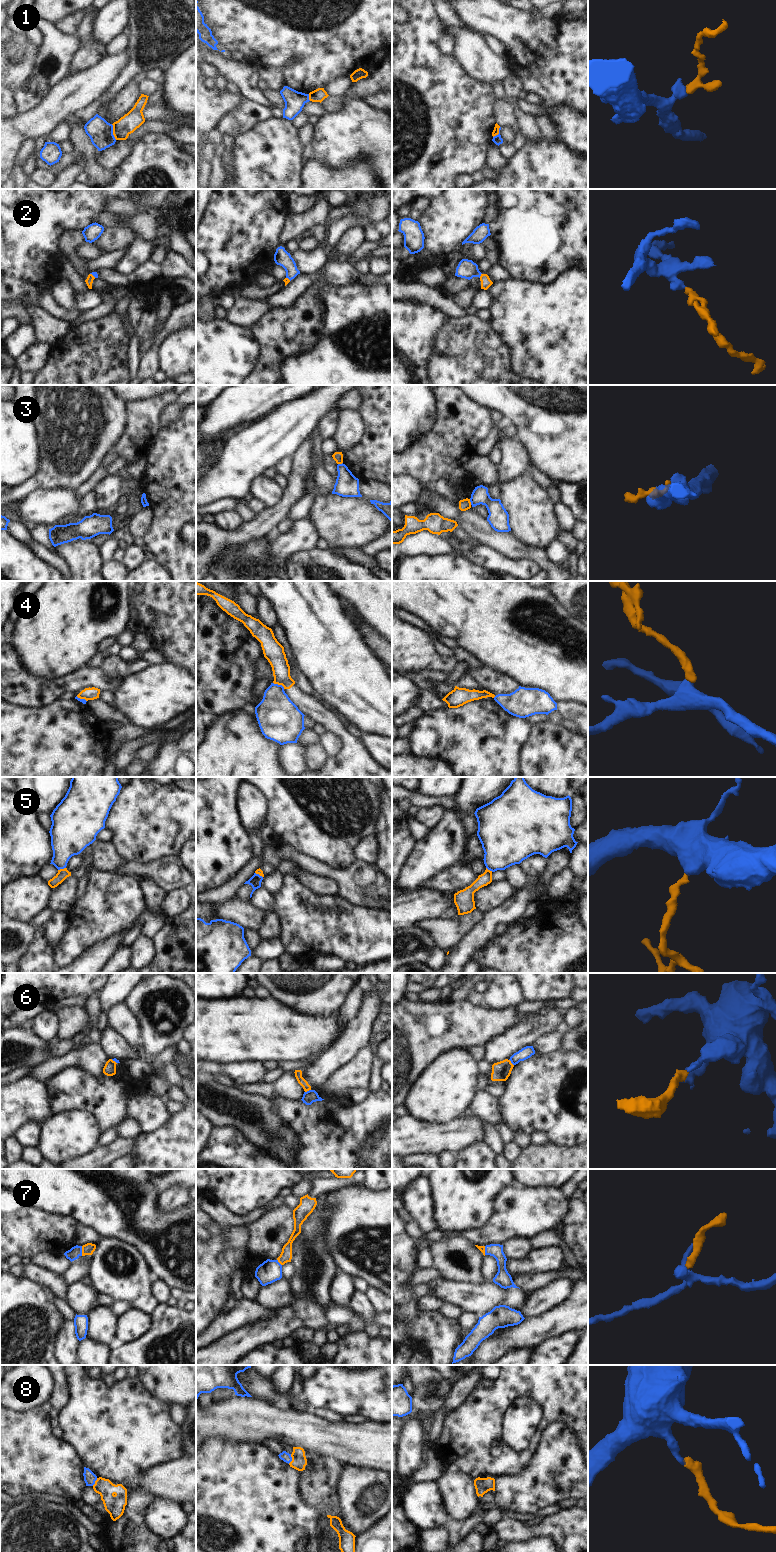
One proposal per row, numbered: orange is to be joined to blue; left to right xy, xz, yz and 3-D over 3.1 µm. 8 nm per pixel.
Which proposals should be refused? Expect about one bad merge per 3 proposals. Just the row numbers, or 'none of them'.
1, 3, 4, 6.

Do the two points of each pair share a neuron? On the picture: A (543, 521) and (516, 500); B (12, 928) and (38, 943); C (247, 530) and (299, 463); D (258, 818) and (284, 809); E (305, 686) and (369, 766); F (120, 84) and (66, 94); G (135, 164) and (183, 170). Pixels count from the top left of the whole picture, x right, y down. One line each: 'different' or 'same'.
A: same
B: different
C: same
D: different
E: different
F: different
G: same

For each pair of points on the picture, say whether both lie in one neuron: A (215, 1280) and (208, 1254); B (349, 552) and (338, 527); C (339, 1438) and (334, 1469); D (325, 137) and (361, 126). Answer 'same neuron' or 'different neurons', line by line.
A: same neuron
B: different neurons
C: different neurons
D: same neuron

